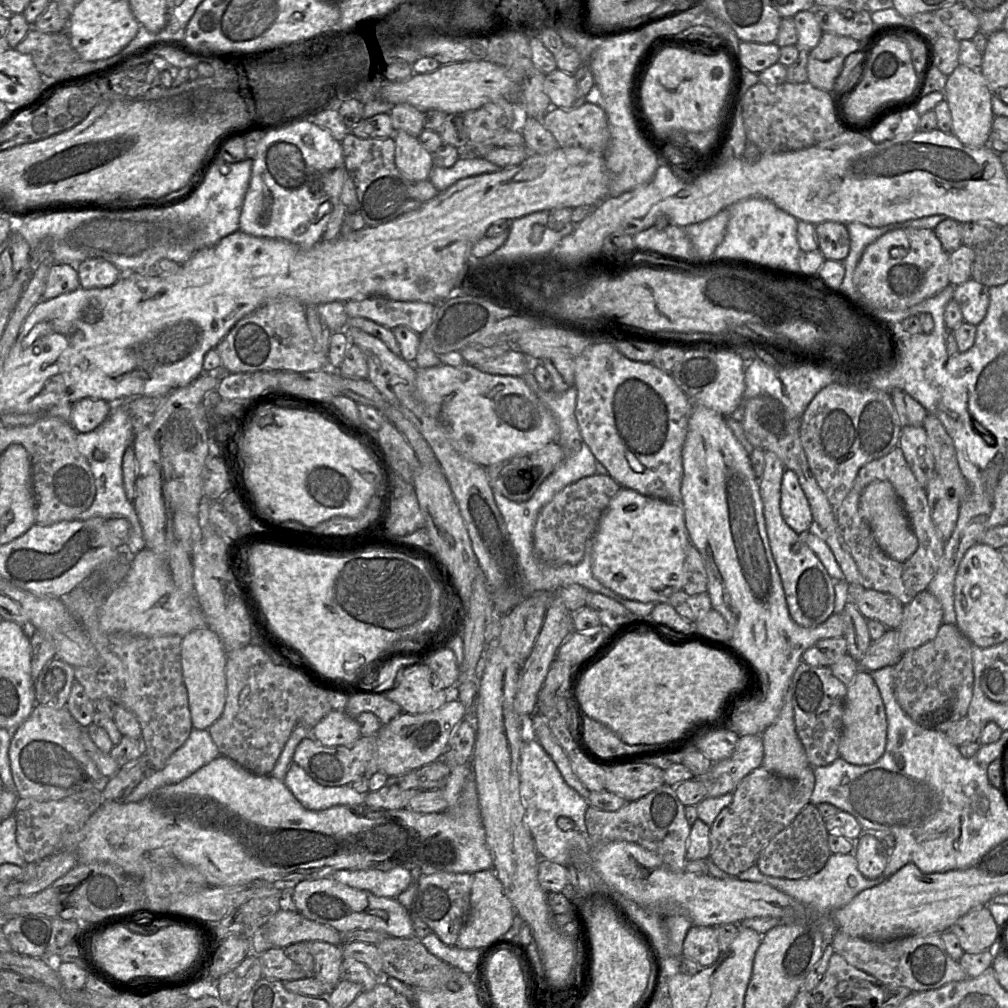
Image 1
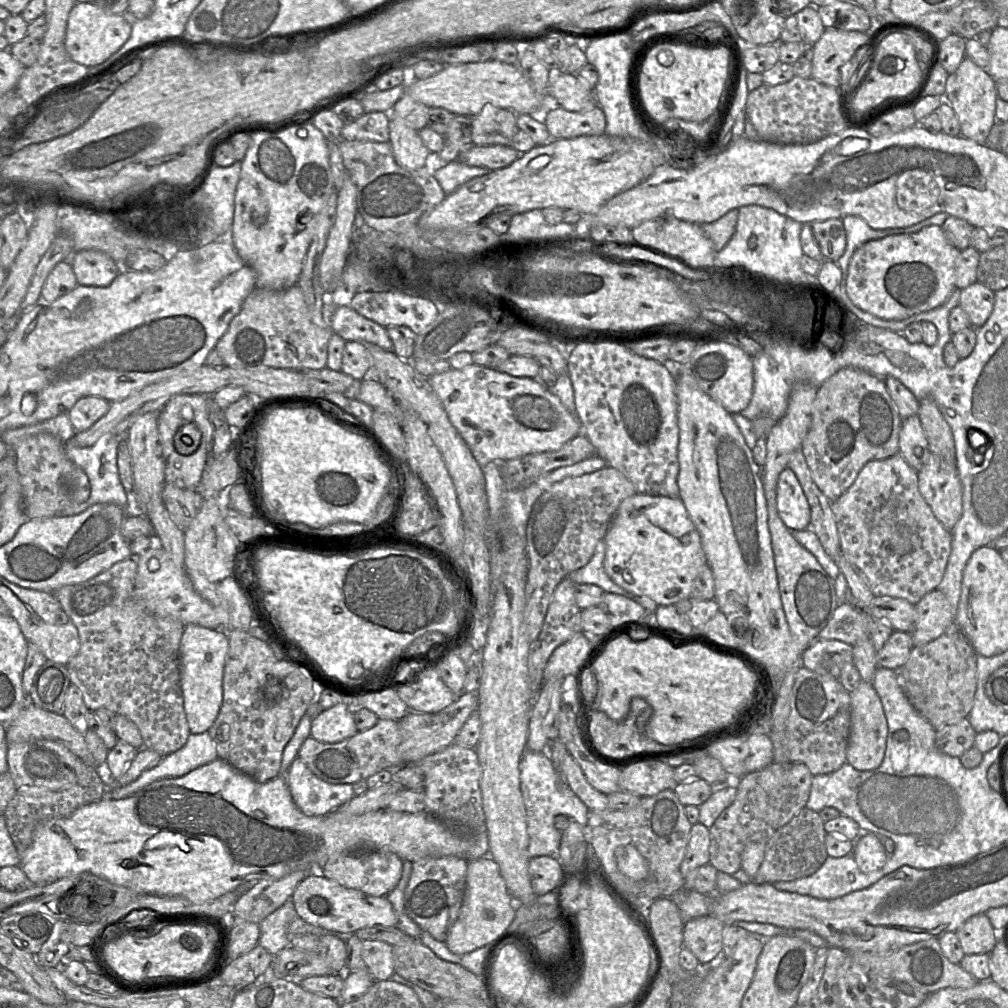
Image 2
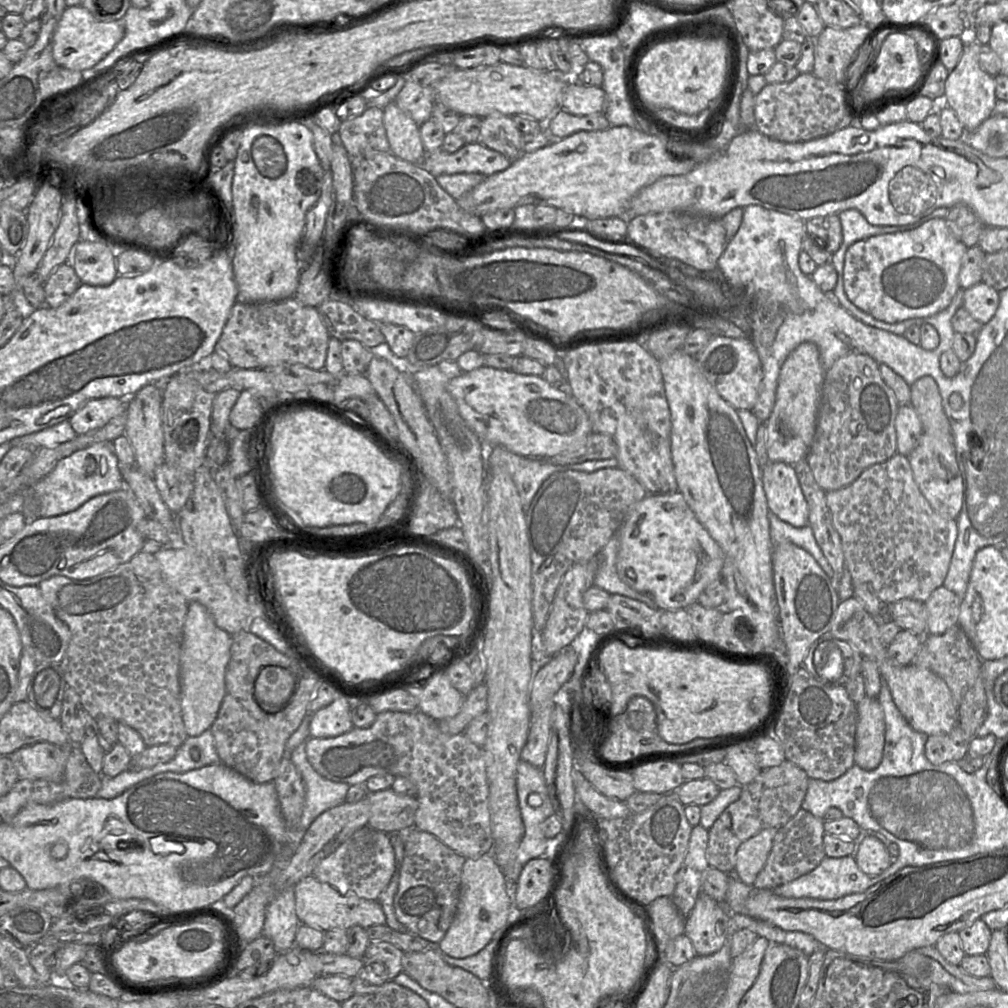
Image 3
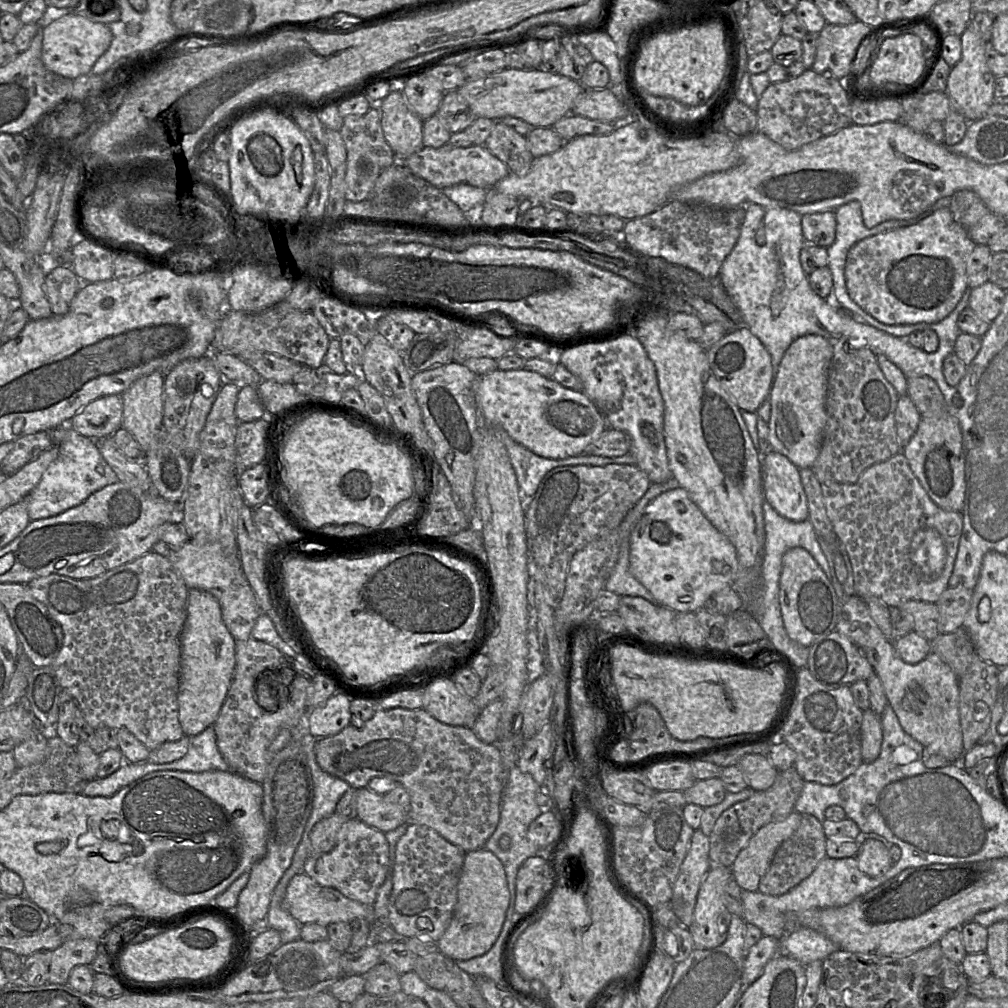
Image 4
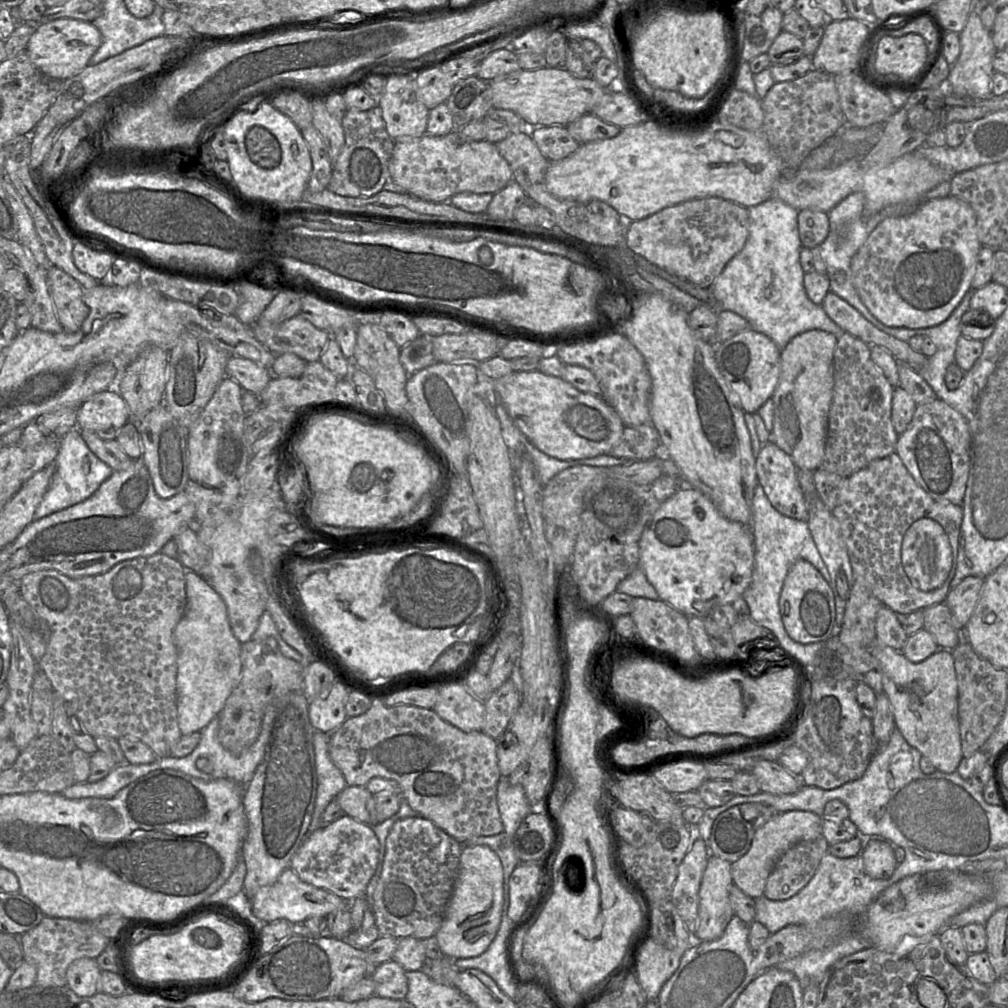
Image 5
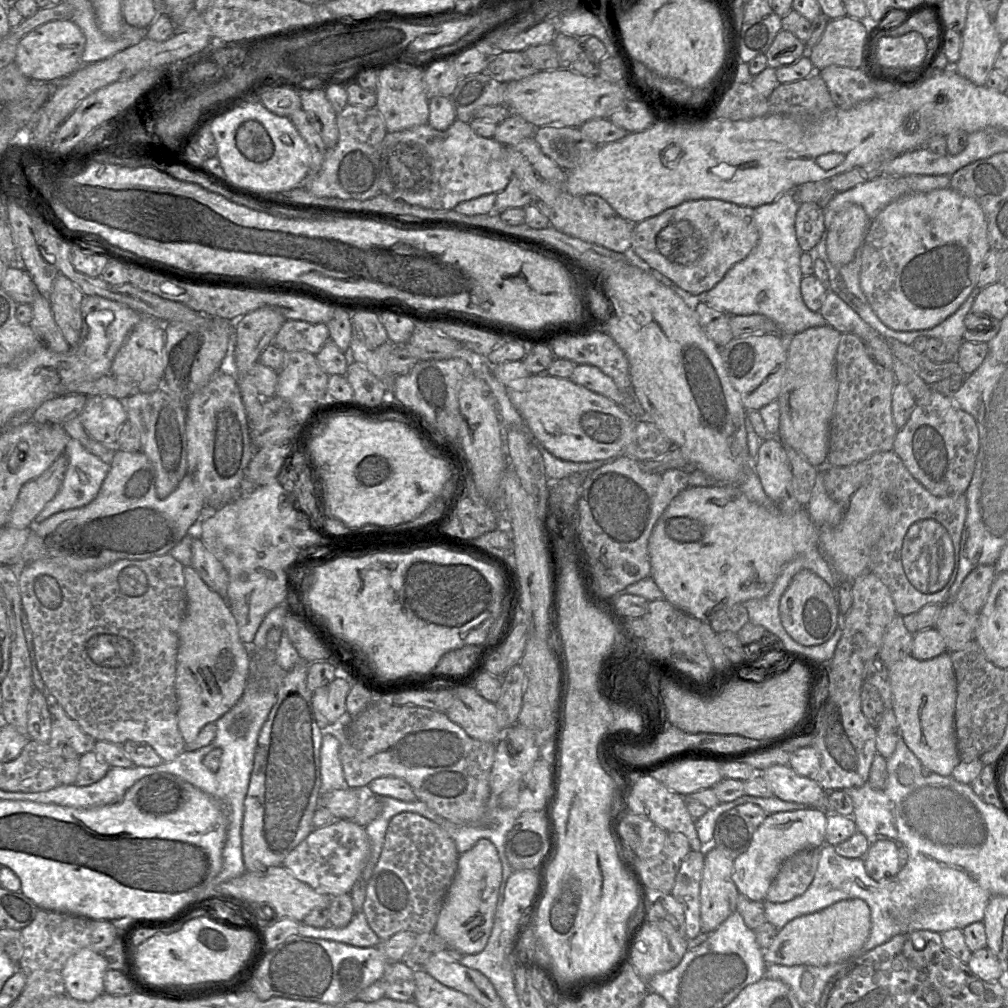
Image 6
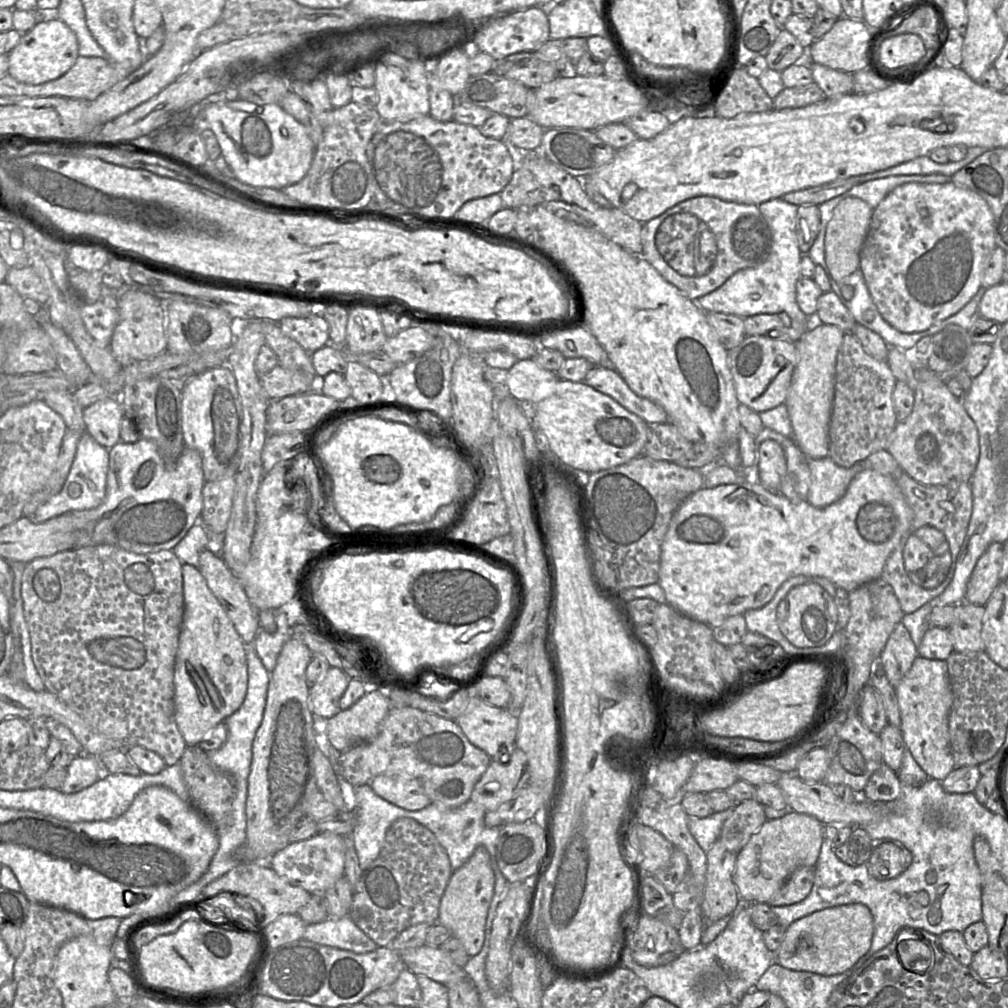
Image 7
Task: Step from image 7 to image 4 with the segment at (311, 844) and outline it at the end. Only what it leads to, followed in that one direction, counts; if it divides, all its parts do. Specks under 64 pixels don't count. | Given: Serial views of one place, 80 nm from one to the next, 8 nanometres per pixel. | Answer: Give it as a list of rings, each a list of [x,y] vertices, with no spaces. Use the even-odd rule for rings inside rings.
[[[349,817],[338,832],[334,848],[325,854],[307,859],[303,873],[321,886],[335,888],[352,900],[372,906],[386,880],[388,866],[389,844],[385,833],[356,817]]]

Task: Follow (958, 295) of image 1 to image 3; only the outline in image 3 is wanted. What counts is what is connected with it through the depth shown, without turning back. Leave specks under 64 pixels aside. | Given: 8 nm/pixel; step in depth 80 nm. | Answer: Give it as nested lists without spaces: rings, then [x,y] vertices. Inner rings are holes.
[[[984,282],[964,290],[963,305],[982,325],[988,323],[999,305],[999,292]]]

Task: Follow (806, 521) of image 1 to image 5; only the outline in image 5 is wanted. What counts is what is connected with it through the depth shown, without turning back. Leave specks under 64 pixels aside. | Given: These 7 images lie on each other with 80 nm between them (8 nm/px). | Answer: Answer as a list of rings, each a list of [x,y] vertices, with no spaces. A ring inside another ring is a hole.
[[[772,442],[763,444],[755,462],[758,484],[781,514],[808,521],[809,509],[791,457]]]

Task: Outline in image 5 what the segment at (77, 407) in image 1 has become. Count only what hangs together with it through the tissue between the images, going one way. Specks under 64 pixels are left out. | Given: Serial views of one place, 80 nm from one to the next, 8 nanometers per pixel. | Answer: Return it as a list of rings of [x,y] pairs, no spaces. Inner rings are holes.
[[[116,389],[98,392],[77,408],[77,427],[88,430],[102,440],[113,440],[129,422],[129,410]]]

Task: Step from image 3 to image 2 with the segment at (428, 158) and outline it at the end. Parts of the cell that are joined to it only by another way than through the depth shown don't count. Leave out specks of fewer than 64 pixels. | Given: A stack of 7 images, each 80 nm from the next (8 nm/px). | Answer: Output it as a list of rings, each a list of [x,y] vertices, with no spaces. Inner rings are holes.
[[[471,145],[462,151],[457,161],[468,166],[486,167],[493,171],[509,166],[520,156],[520,154],[521,153],[512,146]]]

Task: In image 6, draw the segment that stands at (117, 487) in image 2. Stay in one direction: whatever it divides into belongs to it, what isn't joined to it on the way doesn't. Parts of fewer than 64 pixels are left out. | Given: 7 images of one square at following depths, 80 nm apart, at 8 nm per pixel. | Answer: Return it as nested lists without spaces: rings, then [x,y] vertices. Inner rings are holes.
[[[69,438],[64,454],[68,459],[68,467],[62,485],[57,494],[48,501],[37,514],[34,523],[40,523],[57,512],[79,508],[93,501],[107,476],[109,465],[100,458],[90,453],[78,440]]]

